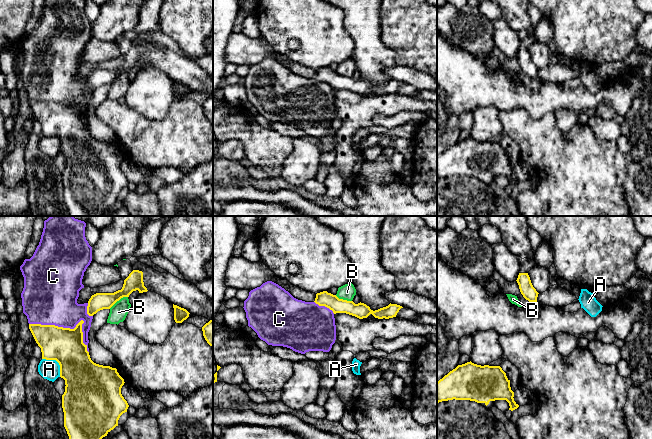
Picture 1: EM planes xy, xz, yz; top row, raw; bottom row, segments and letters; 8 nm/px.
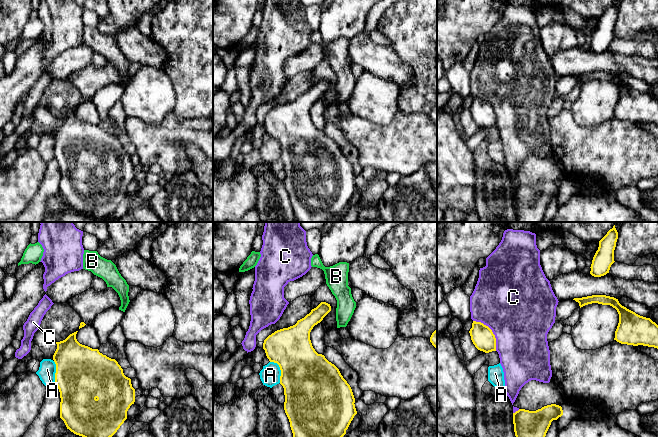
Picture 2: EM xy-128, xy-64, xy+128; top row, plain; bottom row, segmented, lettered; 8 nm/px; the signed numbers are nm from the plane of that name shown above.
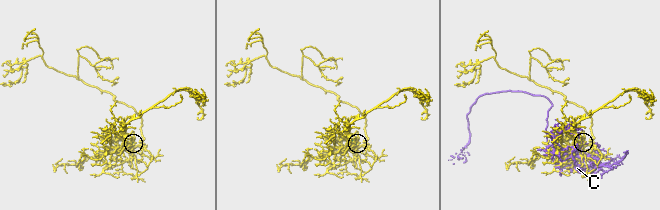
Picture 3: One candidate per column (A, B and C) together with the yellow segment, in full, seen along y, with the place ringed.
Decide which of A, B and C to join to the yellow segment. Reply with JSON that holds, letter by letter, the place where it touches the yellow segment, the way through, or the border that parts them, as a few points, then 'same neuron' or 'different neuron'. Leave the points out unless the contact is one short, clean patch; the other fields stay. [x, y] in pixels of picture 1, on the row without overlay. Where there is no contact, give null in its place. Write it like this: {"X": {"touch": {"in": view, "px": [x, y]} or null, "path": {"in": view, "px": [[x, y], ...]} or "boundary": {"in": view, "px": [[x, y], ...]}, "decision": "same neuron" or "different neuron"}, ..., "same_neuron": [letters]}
{"A": {"touch": {"in": "xy", "px": [57, 137]}, "boundary": {"in": "xy", "px": [[42, 134], [55, 136], [59, 141], [60, 152]]}, "decision": "different neuron"}, "B": {"touch": {"in": "xy", "px": [118, 76]}, "boundary": {"in": "xy", "px": [[127, 72], [121, 73], [109, 84]]}, "decision": "different neuron"}, "C": {"touch": {"in": "xy", "px": [72, 105]}, "decision": "different neuron"}, "same_neuron": []}

